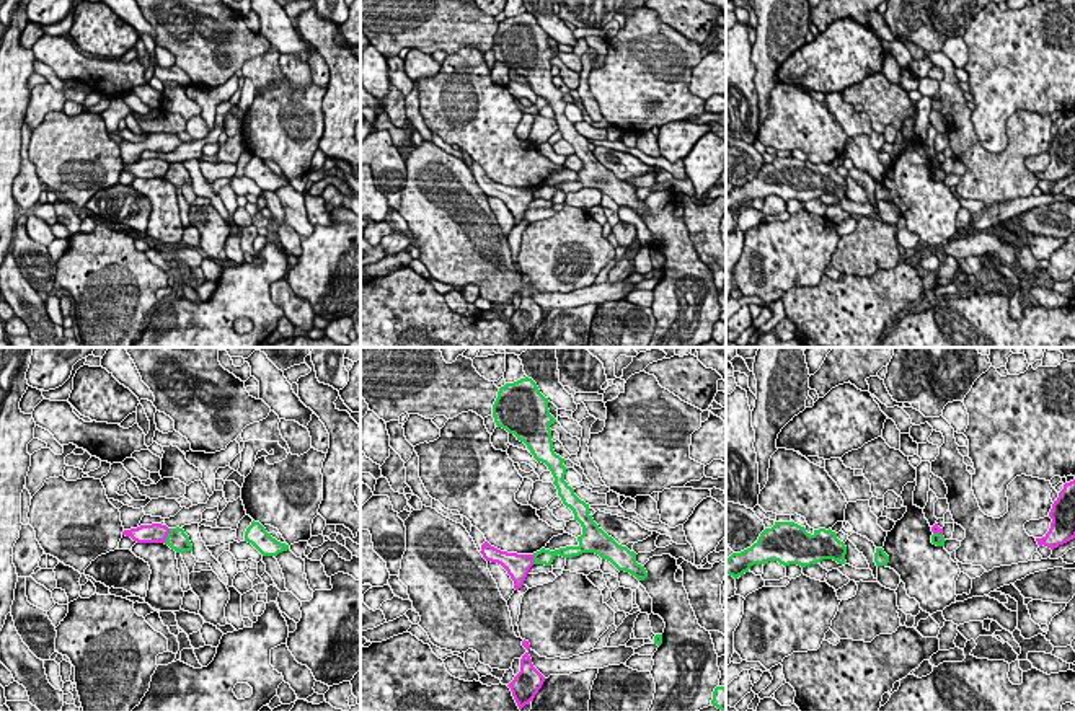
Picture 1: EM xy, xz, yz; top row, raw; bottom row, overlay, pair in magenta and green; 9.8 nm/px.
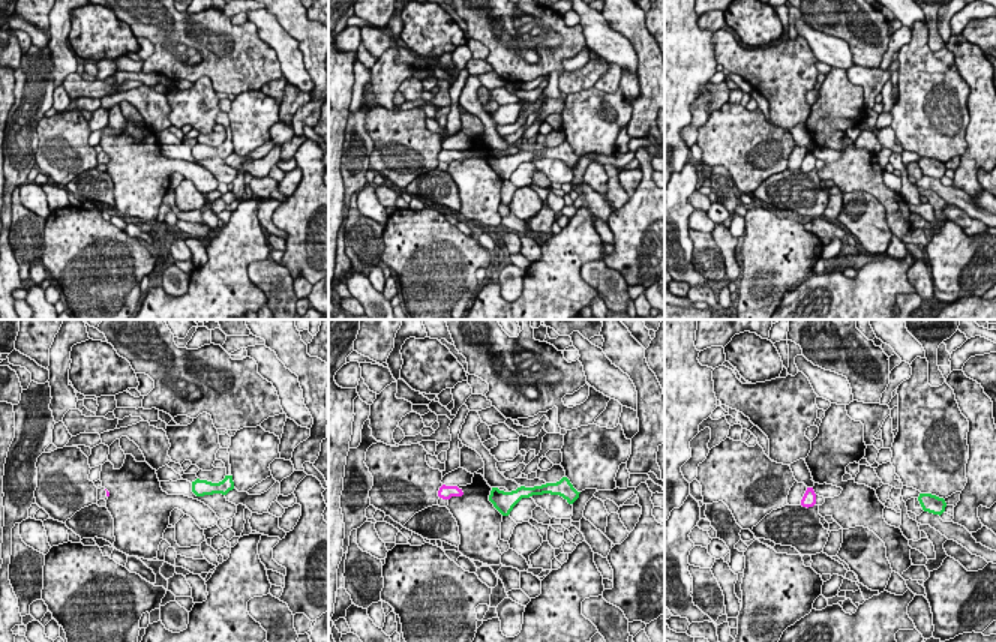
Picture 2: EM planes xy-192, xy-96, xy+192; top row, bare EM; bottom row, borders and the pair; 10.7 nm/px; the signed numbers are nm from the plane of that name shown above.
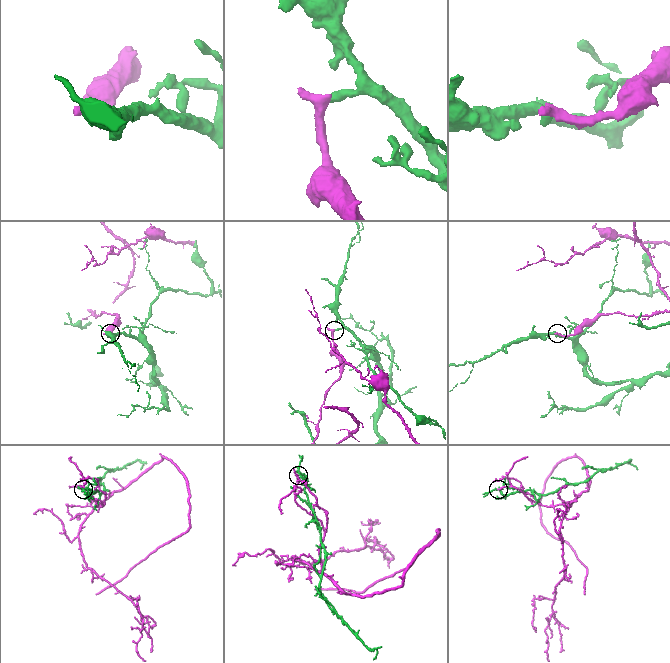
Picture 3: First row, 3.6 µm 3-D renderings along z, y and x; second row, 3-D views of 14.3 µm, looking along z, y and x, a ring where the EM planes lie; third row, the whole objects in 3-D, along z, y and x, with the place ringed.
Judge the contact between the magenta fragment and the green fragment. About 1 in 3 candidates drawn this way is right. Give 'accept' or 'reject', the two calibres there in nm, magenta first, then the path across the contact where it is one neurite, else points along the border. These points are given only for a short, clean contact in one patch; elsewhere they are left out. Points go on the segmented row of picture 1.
reject | 190/200 nm

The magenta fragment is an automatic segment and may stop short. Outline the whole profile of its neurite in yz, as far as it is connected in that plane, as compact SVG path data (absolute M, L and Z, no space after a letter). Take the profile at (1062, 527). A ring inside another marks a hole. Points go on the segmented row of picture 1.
M1075 479L1064 484L1049 517L1052 519L1049 532L1042 538L1036 538L1039 546L1054 550L1075 538Z

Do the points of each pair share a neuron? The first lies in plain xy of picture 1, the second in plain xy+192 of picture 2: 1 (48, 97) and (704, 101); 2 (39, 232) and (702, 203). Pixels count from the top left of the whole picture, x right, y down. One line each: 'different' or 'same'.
1: same
2: different

